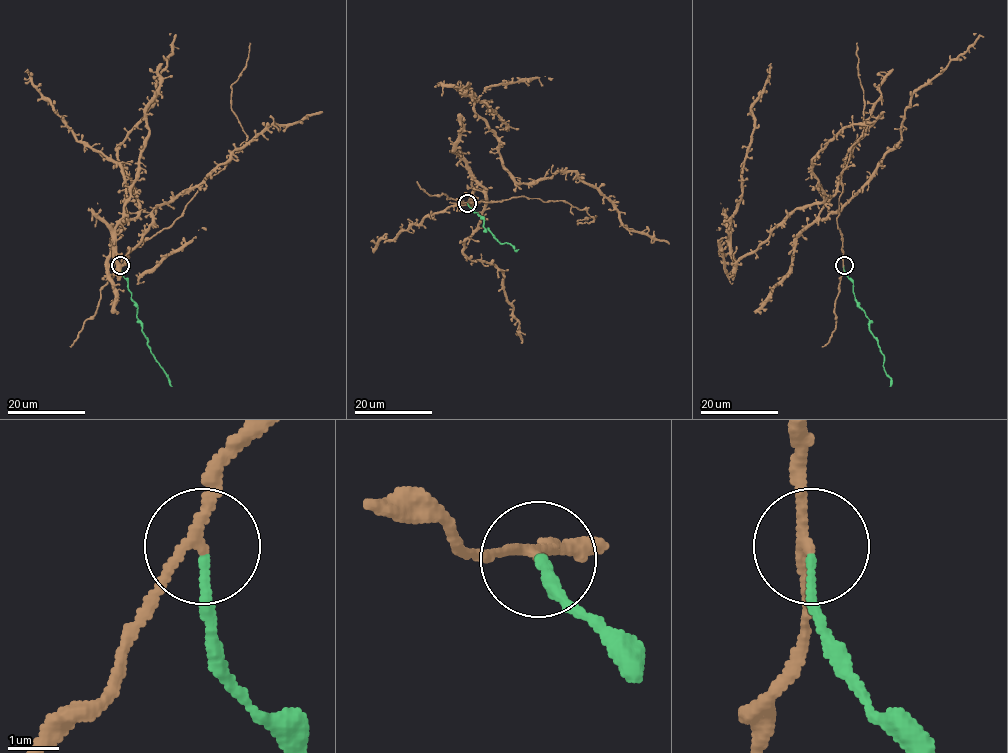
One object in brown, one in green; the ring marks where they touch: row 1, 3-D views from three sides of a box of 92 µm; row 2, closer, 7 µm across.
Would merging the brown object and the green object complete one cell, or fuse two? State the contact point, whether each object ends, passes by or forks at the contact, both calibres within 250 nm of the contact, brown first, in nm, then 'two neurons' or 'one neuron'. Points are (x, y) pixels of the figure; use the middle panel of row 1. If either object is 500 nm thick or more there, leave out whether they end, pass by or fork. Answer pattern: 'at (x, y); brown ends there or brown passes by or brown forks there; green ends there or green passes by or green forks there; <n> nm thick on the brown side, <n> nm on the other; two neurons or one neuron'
at (467, 203); brown passes by; green ends there; 180 nm thick on the brown side, 160 nm on the other; two neurons

